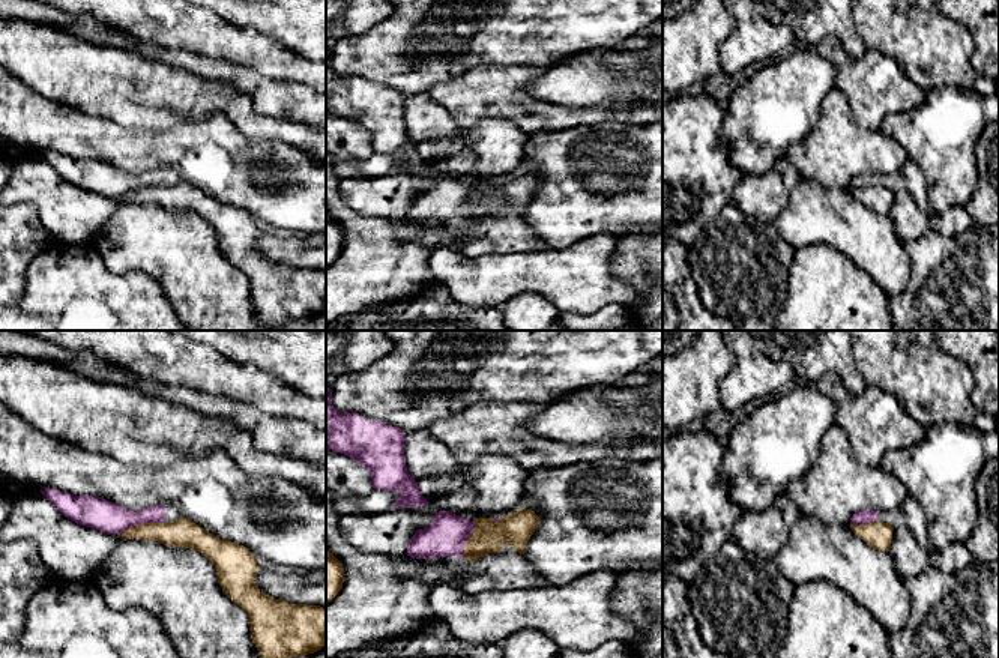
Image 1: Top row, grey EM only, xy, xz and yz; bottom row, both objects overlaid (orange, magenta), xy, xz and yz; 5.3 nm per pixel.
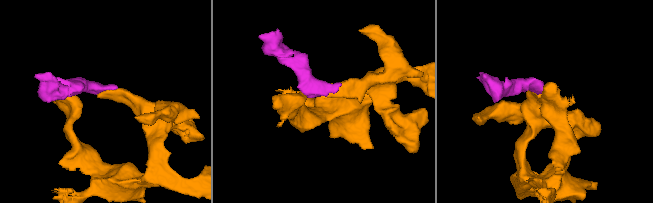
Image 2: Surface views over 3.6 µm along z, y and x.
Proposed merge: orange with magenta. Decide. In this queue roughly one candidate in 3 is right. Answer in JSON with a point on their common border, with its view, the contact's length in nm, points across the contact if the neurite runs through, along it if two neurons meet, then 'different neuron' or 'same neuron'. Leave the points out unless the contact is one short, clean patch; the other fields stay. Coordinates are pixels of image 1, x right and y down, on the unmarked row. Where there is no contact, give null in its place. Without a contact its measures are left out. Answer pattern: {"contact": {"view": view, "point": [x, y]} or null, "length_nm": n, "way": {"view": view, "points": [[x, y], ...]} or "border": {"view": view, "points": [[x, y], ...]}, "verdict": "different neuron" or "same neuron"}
{"contact": {"view": "xy", "point": [141, 188]}, "length_nm": 240, "border": {"view": "xy", "points": [[164, 185], [137, 187], [120, 196]]}, "verdict": "different neuron"}

